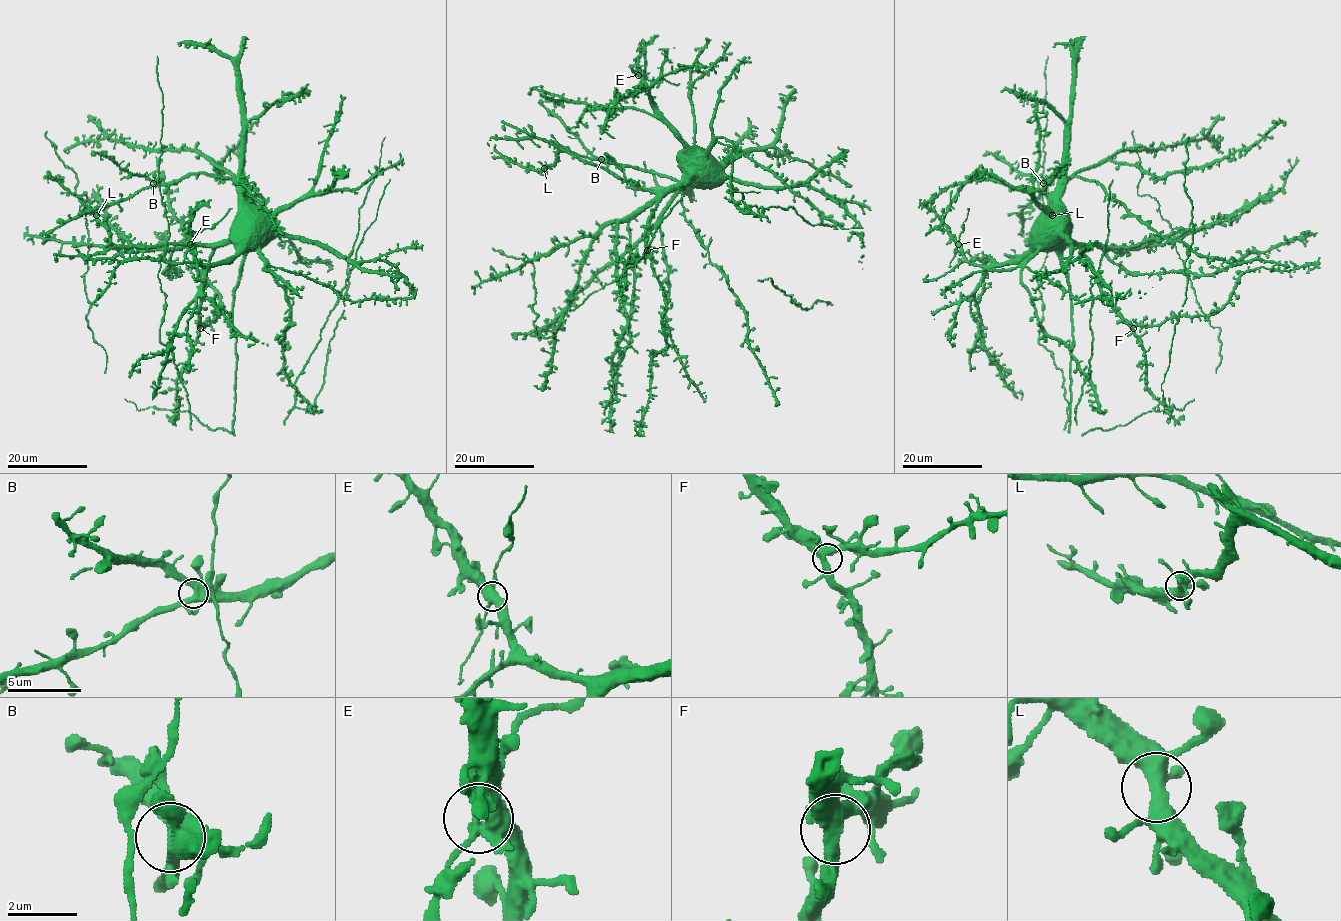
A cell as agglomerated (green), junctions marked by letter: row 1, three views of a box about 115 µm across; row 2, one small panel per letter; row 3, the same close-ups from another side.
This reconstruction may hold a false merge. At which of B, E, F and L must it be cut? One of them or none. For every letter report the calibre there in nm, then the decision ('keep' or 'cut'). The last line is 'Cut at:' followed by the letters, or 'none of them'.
B: 480 nm thick; keep
E: 420 nm thick; cut
F: 420 nm thick; keep
L: 400 nm thick; keep
Cut at: E

